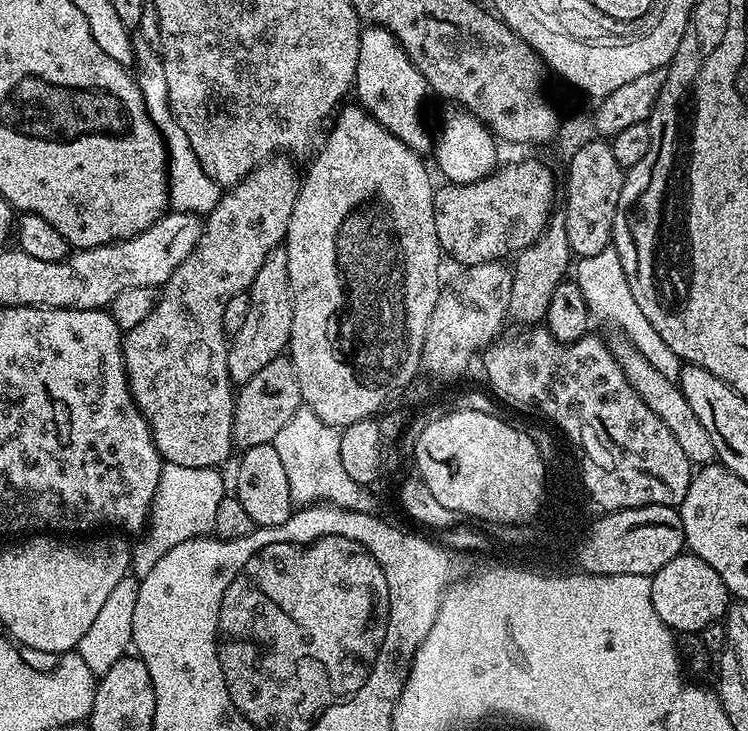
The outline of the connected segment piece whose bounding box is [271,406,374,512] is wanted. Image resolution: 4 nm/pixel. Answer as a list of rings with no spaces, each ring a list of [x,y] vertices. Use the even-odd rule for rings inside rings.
[[[302,406],[296,411],[294,418],[290,418],[290,422],[286,422],[286,426],[282,426],[282,430],[278,430],[278,434],[272,439],[271,444],[276,447],[278,455],[282,458],[282,466],[286,466],[286,478],[290,482],[290,498],[293,505],[335,506],[351,512],[373,511],[372,496],[368,493],[371,491],[365,485],[354,482],[354,478],[350,478],[350,474],[346,474],[342,466],[340,433],[341,429],[322,422],[322,418],[314,414],[314,410]]]

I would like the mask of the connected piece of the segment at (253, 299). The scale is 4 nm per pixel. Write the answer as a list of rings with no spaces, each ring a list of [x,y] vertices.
[[[283,246],[266,254],[266,262],[262,262],[262,270],[258,270],[258,278],[254,278],[252,287],[247,291],[250,298],[250,311],[242,330],[231,337],[228,346],[228,369],[233,385],[239,386],[250,382],[262,366],[274,362],[288,347],[290,338],[290,322],[294,322],[294,306],[290,290],[290,274],[288,273],[288,254]]]

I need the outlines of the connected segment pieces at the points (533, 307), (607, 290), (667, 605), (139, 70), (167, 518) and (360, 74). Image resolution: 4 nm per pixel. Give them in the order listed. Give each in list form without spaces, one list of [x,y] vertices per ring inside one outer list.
[[[553,219],[544,225],[544,233],[536,241],[517,252],[514,257],[513,290],[510,295],[508,316],[512,320],[513,318],[521,320],[521,325],[524,326],[539,325],[544,315],[548,313],[550,294],[559,286],[560,281],[569,275],[573,260],[570,238],[566,234],[563,219]]]
[[[610,246],[601,254],[581,257],[574,268],[574,279],[582,290],[588,311],[593,317],[598,316],[618,326],[623,331],[621,332],[623,337],[635,346],[663,377],[673,382],[679,379],[682,361],[659,337],[658,330],[654,329],[654,326],[647,320],[646,314],[639,309],[638,302],[635,301],[634,294],[630,291],[629,282],[626,281],[625,271],[622,269],[621,259],[618,258],[615,248]]]
[[[681,554],[671,558],[650,579],[654,610],[673,633],[700,634],[711,623],[723,621],[730,607],[728,587],[722,582],[722,578],[718,578],[714,566],[706,566],[706,562],[697,556]]]
[[[155,51],[144,52],[135,57],[134,75],[136,77],[136,85],[140,87],[140,93],[144,99],[146,110],[150,114],[150,118],[156,124],[156,128],[160,131],[164,138],[164,145],[168,148],[168,198],[171,207],[177,212],[194,212],[197,214],[207,214],[214,210],[214,206],[218,206],[222,195],[222,189],[219,184],[215,184],[213,180],[206,174],[206,170],[202,170],[202,166],[198,162],[198,158],[194,154],[194,150],[190,146],[190,138],[186,138],[186,130],[182,130],[182,126],[176,121],[176,116],[172,113],[172,107],[168,101],[168,87],[166,86],[166,74],[164,73],[164,61],[160,59]]]
[[[164,464],[160,469],[158,490],[154,494],[150,523],[143,537],[144,545],[133,547],[131,571],[142,578],[154,570],[158,558],[182,542],[190,542],[199,536],[208,536],[214,529],[214,518],[218,515],[217,493],[212,493],[212,480],[195,468]]]
[[[368,26],[361,31],[354,96],[361,100],[357,101],[365,112],[386,126],[394,138],[406,142],[410,150],[421,154],[433,151],[433,133],[428,133],[424,125],[424,99],[430,96],[429,86],[424,75],[408,61],[406,50],[388,28]]]

